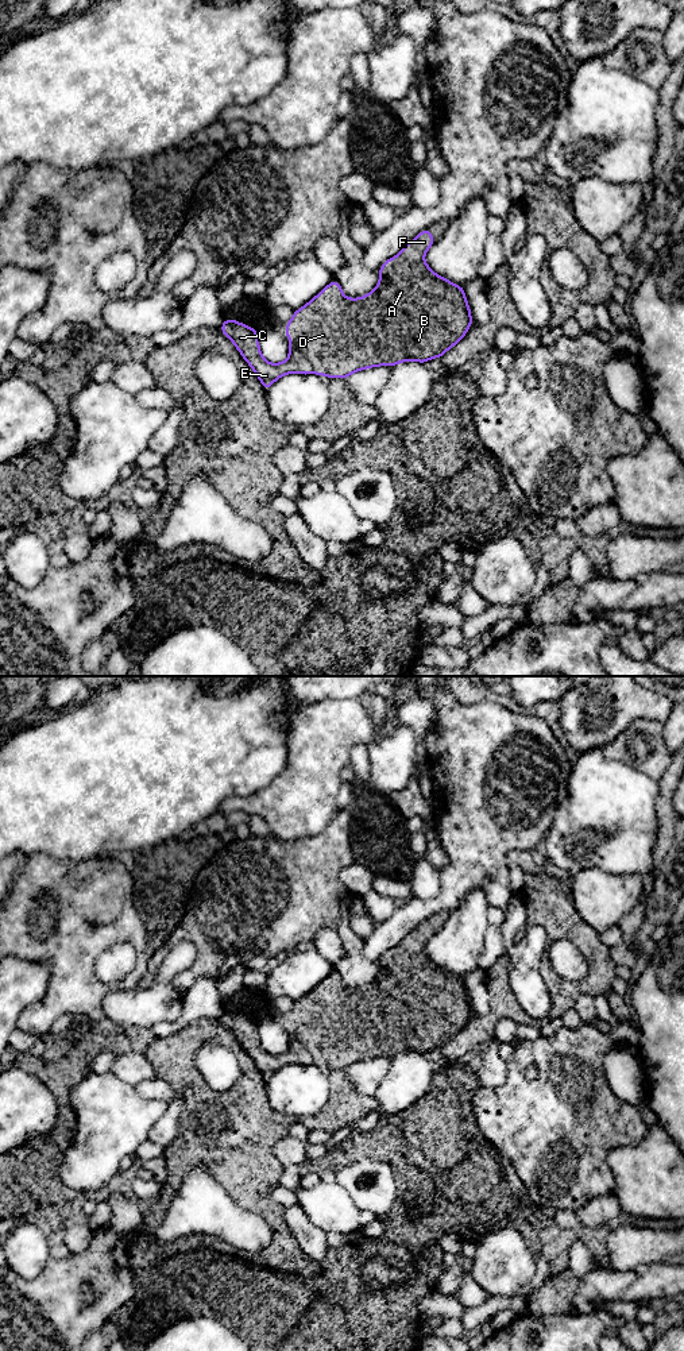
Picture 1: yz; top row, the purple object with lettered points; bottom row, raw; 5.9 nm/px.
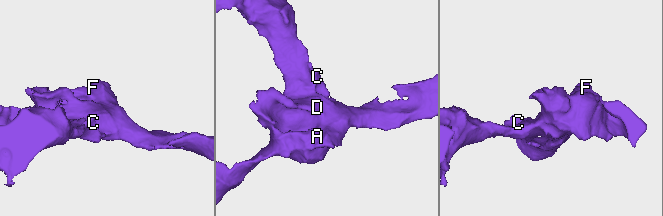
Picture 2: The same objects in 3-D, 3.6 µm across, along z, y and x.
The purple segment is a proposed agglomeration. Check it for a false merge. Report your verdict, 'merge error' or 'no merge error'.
no merge error

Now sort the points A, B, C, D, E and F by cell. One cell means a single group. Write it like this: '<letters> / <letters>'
A B C D E F

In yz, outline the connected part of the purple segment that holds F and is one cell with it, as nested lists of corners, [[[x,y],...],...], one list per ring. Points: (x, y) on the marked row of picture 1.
[[[421,231],[398,255],[382,265],[376,287],[360,298],[345,297],[340,283],[333,279],[297,309],[286,324],[290,351],[282,363],[268,363],[262,356],[256,329],[227,319],[220,328],[254,370],[264,390],[282,375],[293,373],[345,379],[370,367],[393,367],[409,360],[424,364],[441,358],[465,336],[474,323],[464,287],[440,277],[425,262],[424,255],[433,243],[432,232]]]

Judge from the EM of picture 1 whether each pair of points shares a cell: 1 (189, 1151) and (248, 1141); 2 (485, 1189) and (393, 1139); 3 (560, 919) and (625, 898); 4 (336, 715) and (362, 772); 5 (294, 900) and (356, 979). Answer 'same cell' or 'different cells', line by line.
1: same cell
2: same cell
3: different cells
4: different cells
5: same cell

